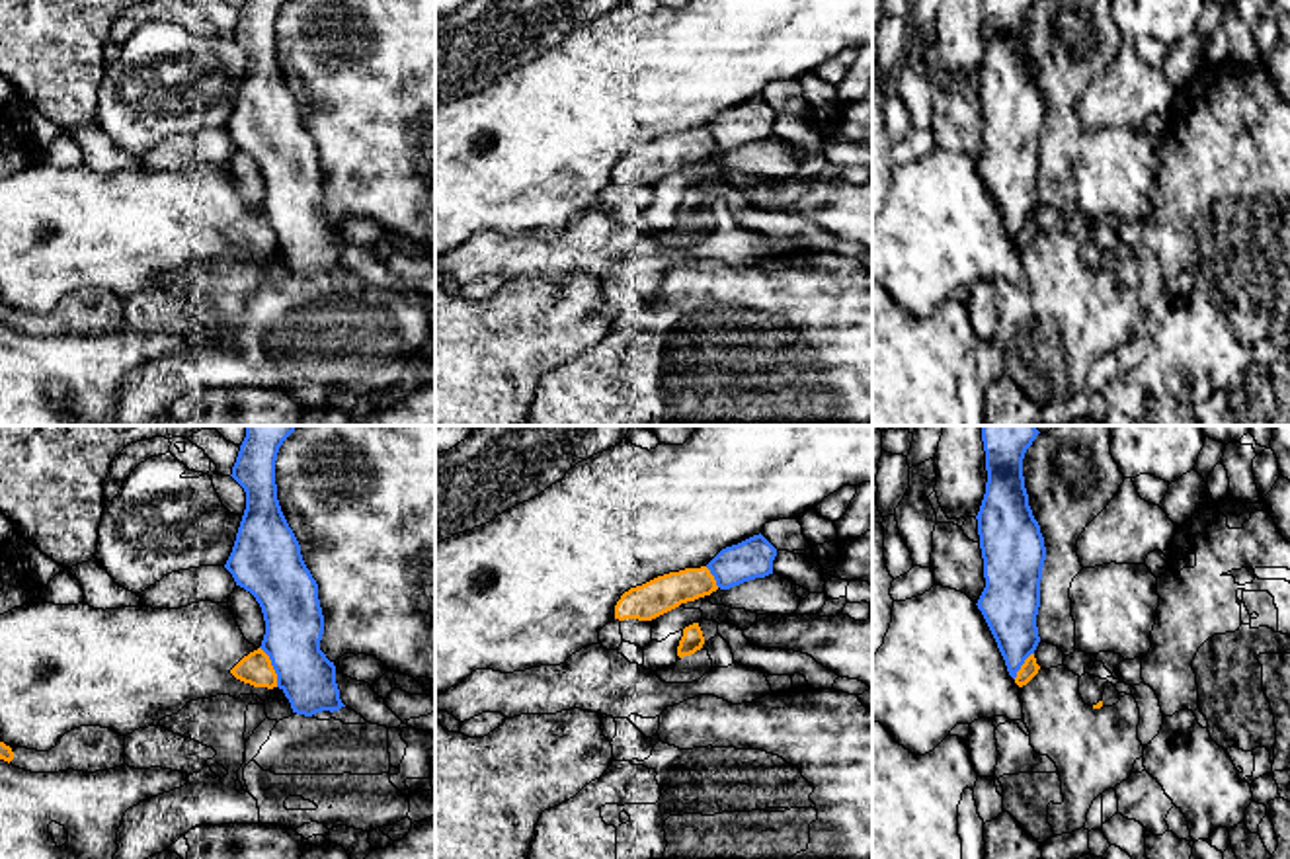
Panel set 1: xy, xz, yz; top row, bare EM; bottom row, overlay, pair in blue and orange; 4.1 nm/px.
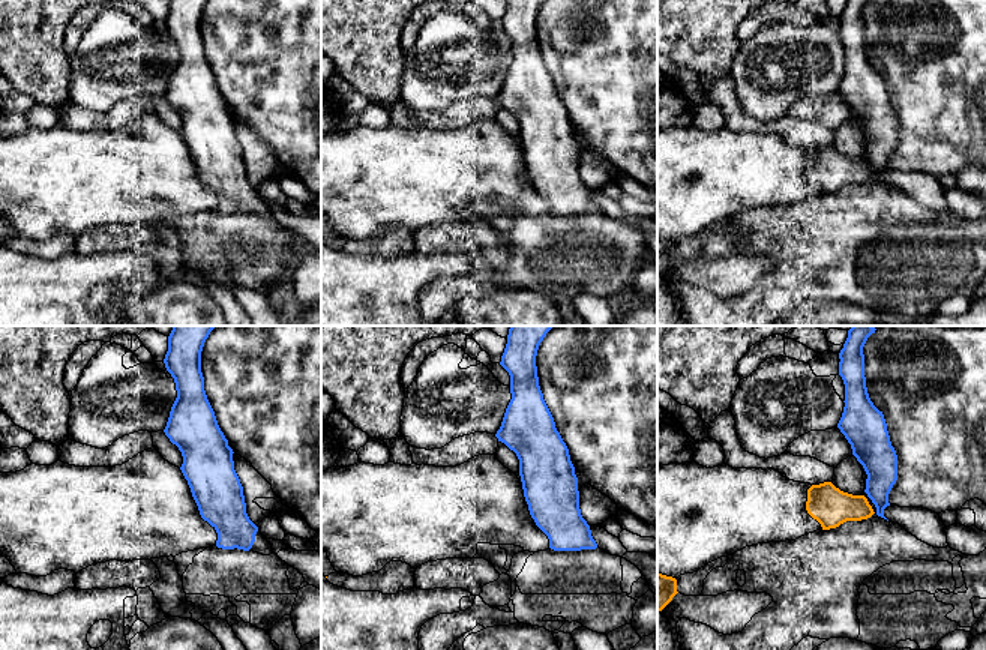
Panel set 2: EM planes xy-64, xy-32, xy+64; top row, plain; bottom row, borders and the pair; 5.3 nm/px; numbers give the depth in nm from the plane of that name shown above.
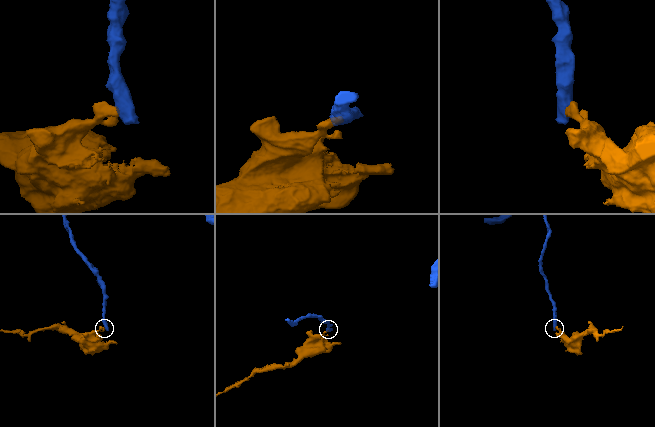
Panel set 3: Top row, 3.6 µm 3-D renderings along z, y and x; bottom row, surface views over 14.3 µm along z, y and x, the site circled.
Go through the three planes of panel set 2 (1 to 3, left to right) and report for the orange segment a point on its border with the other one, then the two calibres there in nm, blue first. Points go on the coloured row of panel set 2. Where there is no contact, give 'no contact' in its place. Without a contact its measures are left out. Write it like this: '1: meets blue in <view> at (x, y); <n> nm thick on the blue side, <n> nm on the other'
1: no contact
2: no contact
3: no contact

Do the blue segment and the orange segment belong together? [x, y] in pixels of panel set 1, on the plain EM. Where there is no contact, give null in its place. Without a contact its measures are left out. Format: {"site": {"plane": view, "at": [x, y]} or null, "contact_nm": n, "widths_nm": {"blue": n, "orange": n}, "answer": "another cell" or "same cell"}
{"site": {"plane": "xy", "at": [272, 227]}, "contact_nm": 180, "widths_nm": {"blue": 240, "orange": 130}, "answer": "another cell"}

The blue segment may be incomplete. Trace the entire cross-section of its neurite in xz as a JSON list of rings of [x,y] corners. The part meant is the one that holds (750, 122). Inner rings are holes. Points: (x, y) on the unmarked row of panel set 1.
[[[759,96],[738,107],[722,111],[706,131],[720,152],[773,137],[777,111]]]

